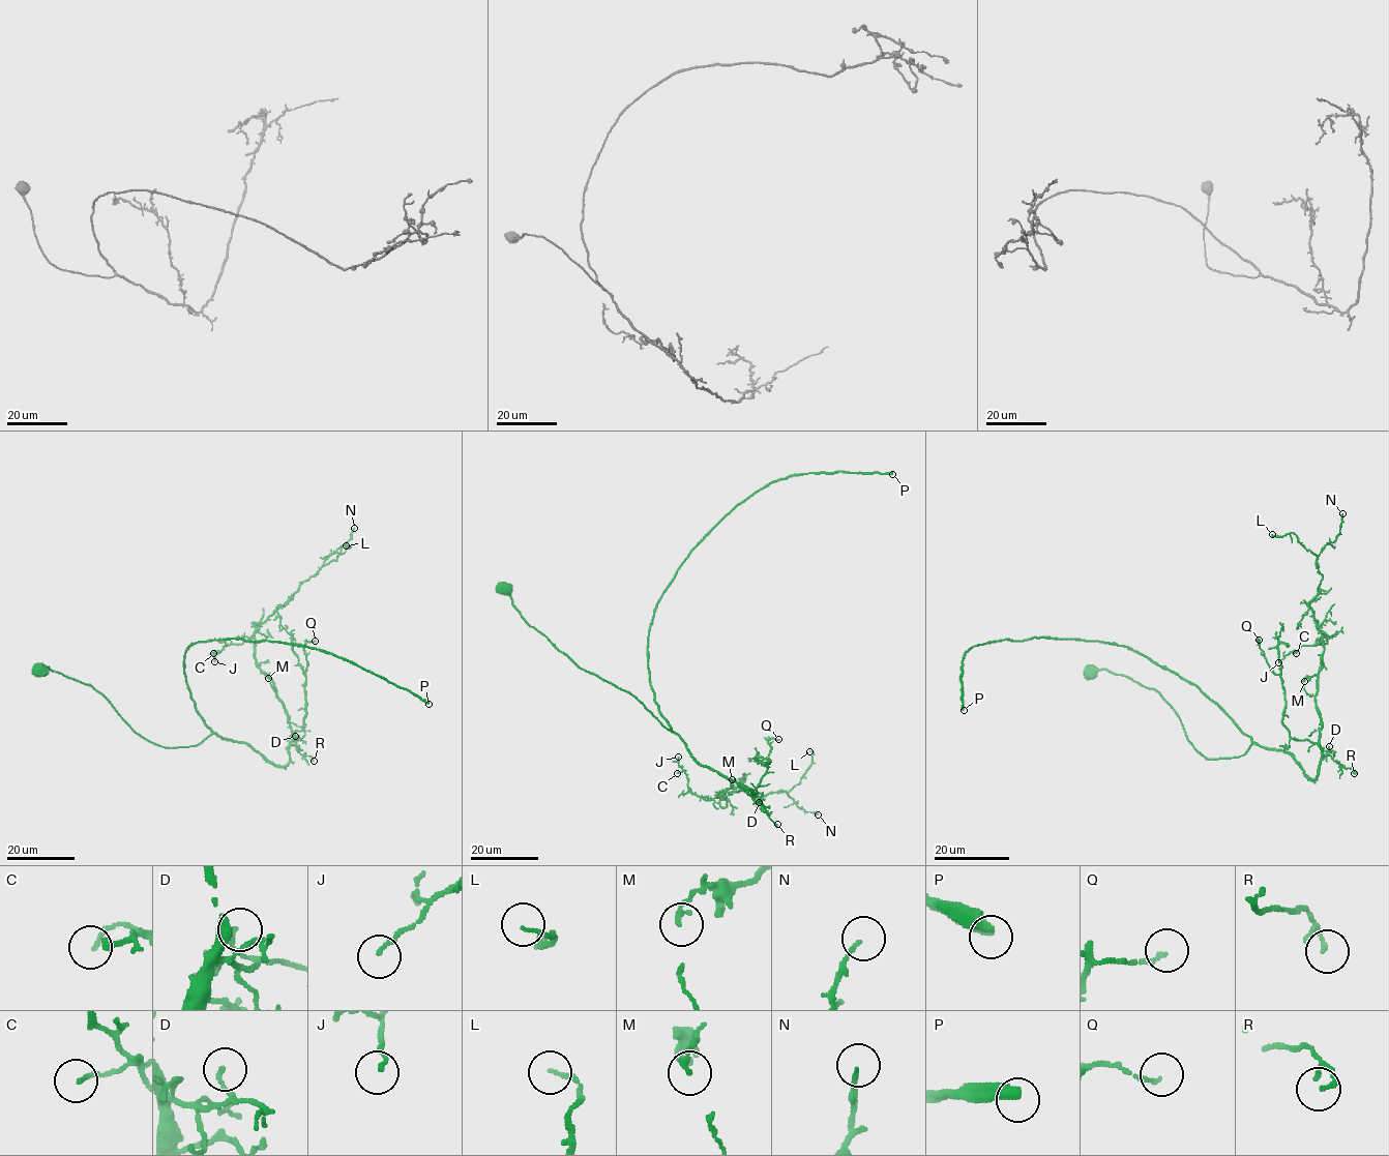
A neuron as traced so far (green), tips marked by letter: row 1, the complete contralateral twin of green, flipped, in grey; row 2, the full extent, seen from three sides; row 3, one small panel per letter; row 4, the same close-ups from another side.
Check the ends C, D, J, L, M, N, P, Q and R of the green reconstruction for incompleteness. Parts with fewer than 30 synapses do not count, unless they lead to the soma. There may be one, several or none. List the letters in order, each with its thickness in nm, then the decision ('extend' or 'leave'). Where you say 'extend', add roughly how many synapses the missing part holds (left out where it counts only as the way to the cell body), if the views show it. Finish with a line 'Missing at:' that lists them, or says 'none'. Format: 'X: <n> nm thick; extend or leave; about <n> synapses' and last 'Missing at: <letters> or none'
C: 130 nm thick; leave
D: 140 nm thick; leave
J: 120 nm thick; leave
L: 100 nm thick; leave
M: 100 nm thick; leave
N: 110 nm thick; leave
P: 440 nm thick; extend; about 150 synapses
Q: 130 nm thick; leave
R: 130 nm thick; leave
Missing at: P

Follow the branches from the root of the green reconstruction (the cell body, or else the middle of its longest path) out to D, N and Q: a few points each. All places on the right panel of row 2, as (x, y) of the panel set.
D: (1091, 672), (1107, 670), (1154, 688), (1206, 759), (1238, 758), (1258, 743), (1287, 751), (1314, 779), (1329, 746)
N: (1091, 672), (1154, 688), (1206, 759), (1258, 743), (1314, 779), (1324, 642), (1309, 603), (1342, 513)
Q: (1091, 672), (1154, 688), (1206, 759), (1258, 743), (1314, 779), (1321, 748), (1283, 724), (1282, 679), (1259, 640)

